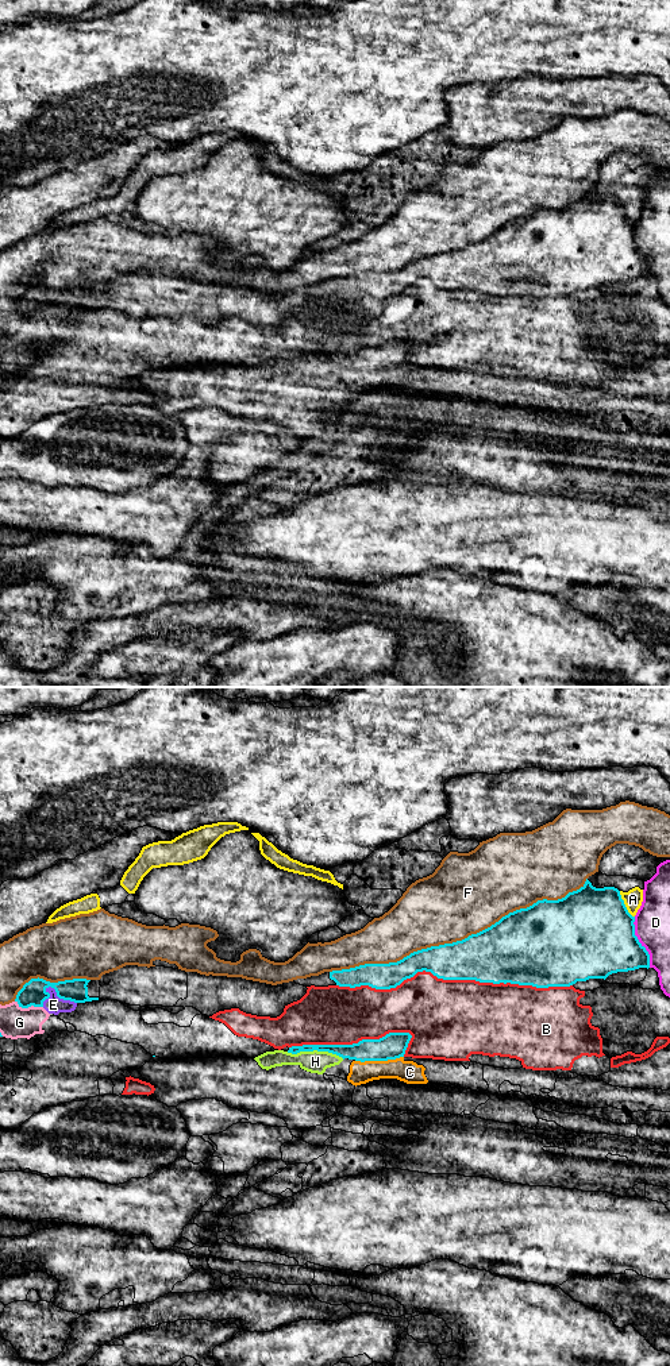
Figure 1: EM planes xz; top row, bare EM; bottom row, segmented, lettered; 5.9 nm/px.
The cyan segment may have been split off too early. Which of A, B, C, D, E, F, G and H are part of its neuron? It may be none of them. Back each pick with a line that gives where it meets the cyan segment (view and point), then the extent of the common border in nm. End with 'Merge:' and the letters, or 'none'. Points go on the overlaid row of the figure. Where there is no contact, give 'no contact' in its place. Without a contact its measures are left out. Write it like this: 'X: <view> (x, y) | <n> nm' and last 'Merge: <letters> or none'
Merge: none

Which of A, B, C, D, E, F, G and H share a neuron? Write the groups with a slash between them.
A / B / C H / D / E F G

